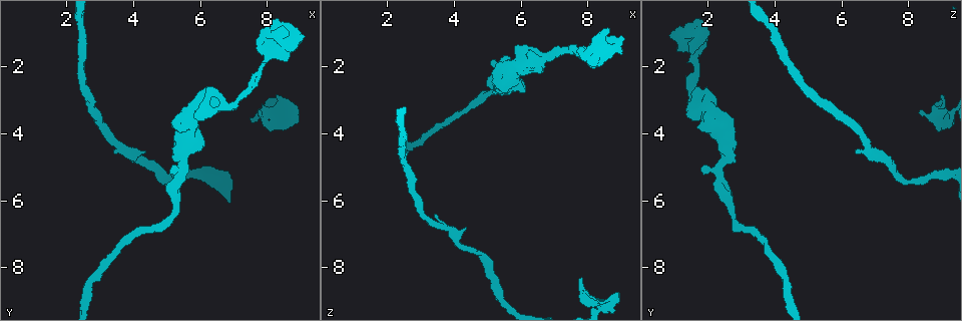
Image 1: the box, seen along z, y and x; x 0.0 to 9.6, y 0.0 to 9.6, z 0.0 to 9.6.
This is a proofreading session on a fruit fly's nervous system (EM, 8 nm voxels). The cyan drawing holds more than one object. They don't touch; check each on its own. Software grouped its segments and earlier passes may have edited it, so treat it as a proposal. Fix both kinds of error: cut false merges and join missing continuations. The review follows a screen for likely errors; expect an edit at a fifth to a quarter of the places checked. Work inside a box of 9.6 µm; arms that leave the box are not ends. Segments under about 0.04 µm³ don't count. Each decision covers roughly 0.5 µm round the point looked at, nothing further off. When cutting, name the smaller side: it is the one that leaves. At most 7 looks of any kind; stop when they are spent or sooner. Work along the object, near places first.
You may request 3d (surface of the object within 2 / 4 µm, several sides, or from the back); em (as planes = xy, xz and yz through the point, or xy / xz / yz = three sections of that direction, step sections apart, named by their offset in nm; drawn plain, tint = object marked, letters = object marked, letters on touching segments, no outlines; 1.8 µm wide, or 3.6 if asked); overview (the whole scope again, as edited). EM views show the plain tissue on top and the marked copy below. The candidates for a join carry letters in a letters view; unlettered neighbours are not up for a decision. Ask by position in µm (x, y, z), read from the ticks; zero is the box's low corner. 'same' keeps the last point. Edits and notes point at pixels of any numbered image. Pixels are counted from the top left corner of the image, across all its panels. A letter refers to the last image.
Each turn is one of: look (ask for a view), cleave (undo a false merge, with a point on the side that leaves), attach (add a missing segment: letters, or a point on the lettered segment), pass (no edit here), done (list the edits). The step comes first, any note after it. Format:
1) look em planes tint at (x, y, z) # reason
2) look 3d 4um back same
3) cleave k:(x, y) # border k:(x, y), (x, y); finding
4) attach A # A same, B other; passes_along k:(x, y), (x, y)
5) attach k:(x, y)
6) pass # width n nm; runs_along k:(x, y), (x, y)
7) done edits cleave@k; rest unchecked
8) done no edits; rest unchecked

look em planes letters at (5.40, 5.60, 2.55) # thin neck

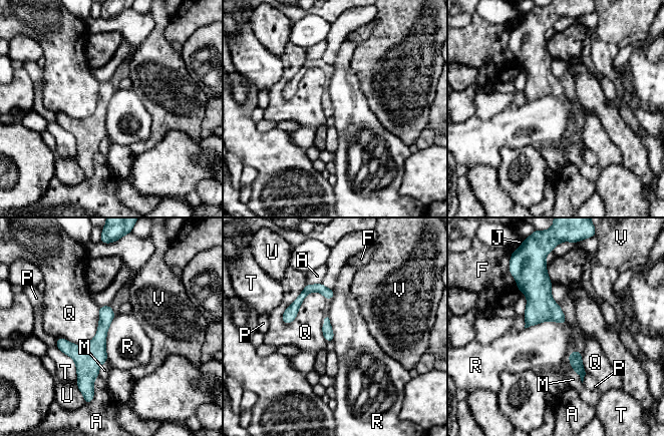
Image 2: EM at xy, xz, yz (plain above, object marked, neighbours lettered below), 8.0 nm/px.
pass # A other, F other, J other, M other, P other, Q other, R other, T other, U other, V other; runs_along 2:(107, 308), (89, 358), (89, 386); all the same cell

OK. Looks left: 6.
look em planes letters at (8.75, 3.15, 8.85) # branch stops here

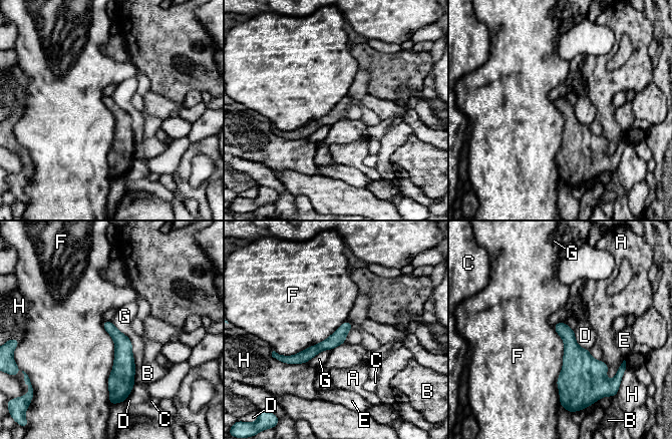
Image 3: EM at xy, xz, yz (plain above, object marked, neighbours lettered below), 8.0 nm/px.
pass # A other, B other, C other, D other, E other, F other, G other, H other; border 3:(103, 320), (114, 344), (109, 402); none of them fits

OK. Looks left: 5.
look 3d 2um at (8.25, 1.00, 1.80) # sudden change in width

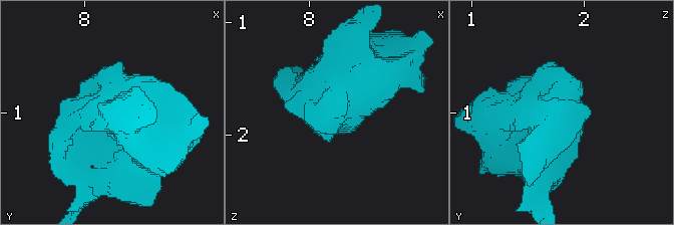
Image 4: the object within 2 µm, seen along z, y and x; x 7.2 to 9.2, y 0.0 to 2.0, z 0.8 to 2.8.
look em planes tint at (8.26, 1.02, 1.78)

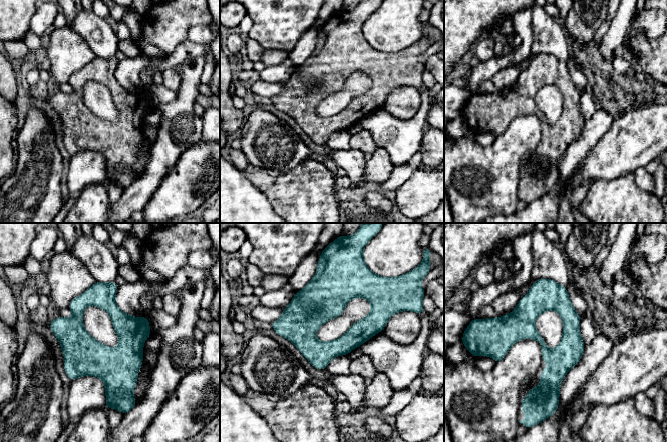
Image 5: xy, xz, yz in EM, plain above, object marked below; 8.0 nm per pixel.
look em planes letters same

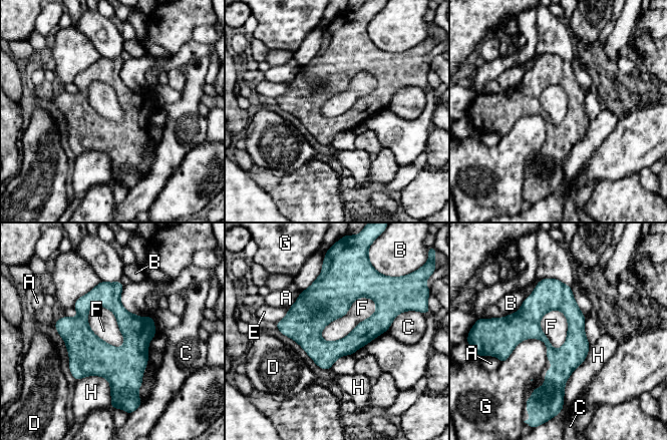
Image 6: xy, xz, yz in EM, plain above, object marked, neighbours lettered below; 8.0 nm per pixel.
pass # A other, B other, C other, D other, E other, F other, G other, H other; one cell here

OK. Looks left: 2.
done no edits; rest unchecked

